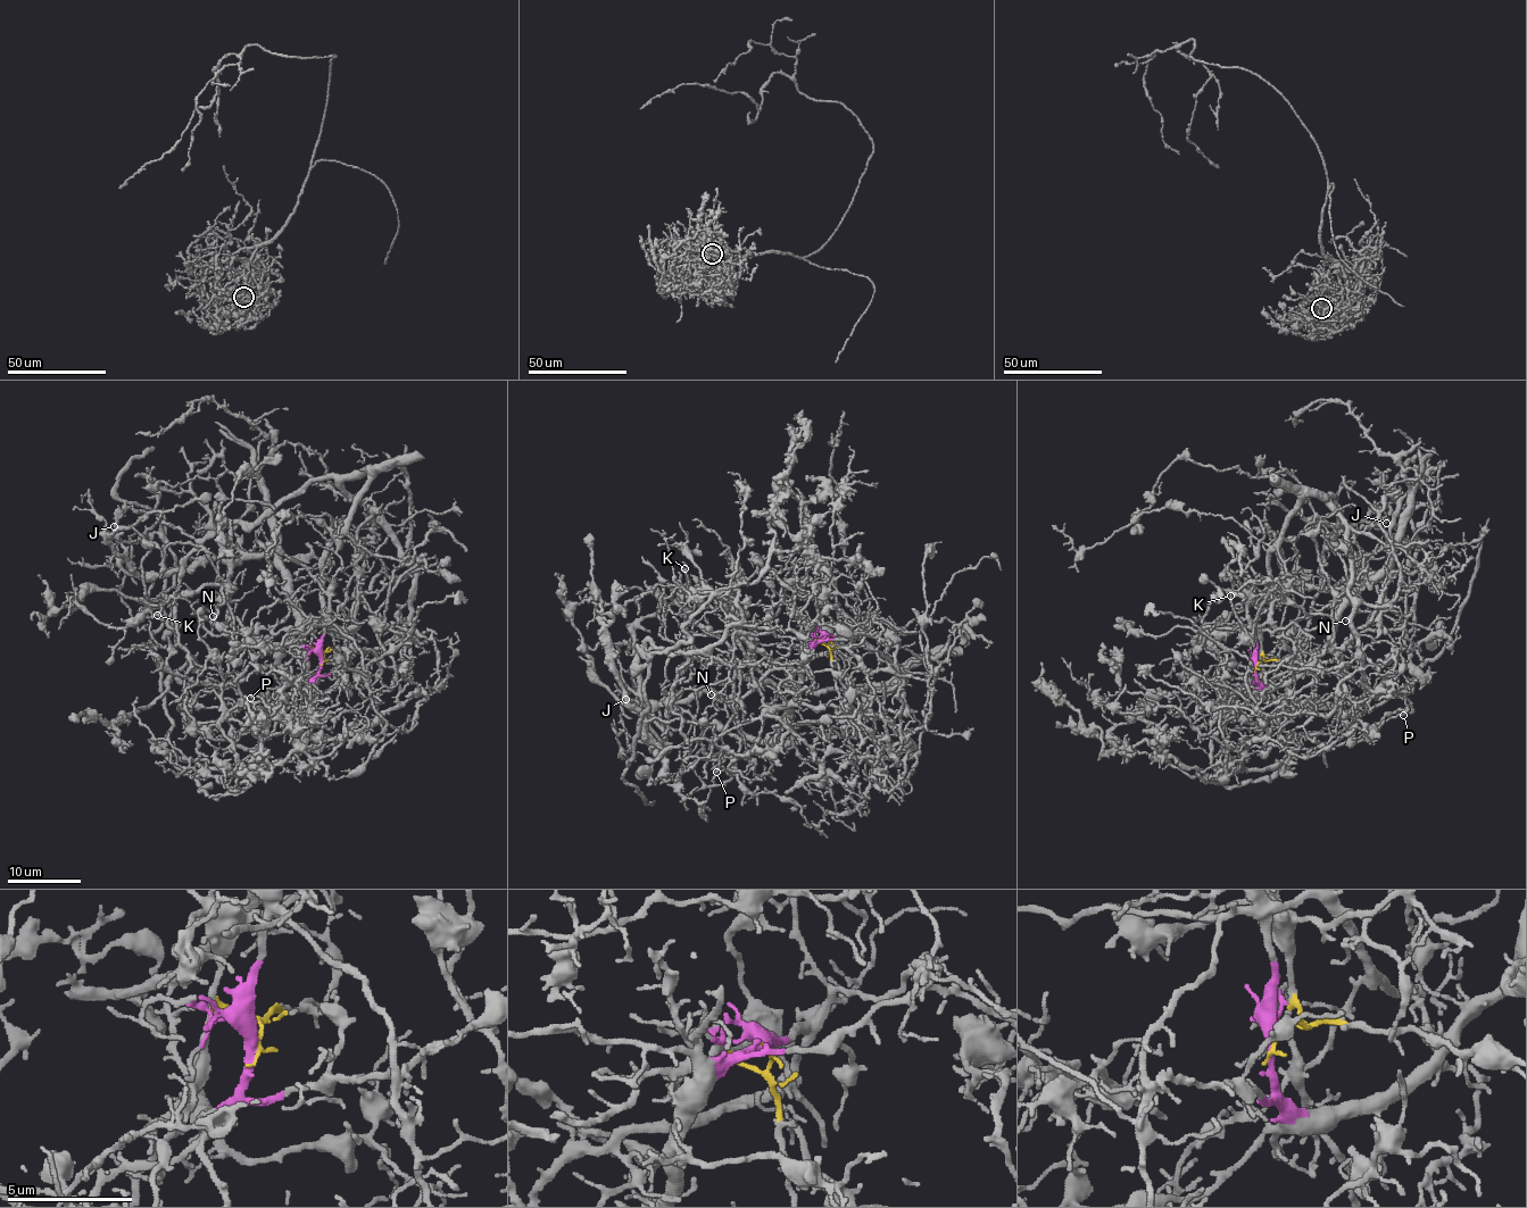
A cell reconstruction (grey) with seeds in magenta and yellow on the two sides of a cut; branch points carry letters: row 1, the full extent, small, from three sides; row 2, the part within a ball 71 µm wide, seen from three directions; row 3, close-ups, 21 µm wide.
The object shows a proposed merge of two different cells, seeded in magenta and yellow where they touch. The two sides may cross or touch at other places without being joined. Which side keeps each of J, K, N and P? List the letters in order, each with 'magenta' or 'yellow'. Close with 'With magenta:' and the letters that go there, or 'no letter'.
J: magenta
K: magenta
N: magenta
P: magenta
With magenta: J, K, N, P

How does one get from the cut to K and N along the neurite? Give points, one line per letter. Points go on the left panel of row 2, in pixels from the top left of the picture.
K: (322, 660), (312, 679), (290, 578), (273, 552), (240, 561), (223, 588), (150, 606), (160, 606), (157, 615)
N: (322, 660), (312, 679), (290, 578), (271, 552), (252, 553), (231, 568), (229, 592), (213, 616)

